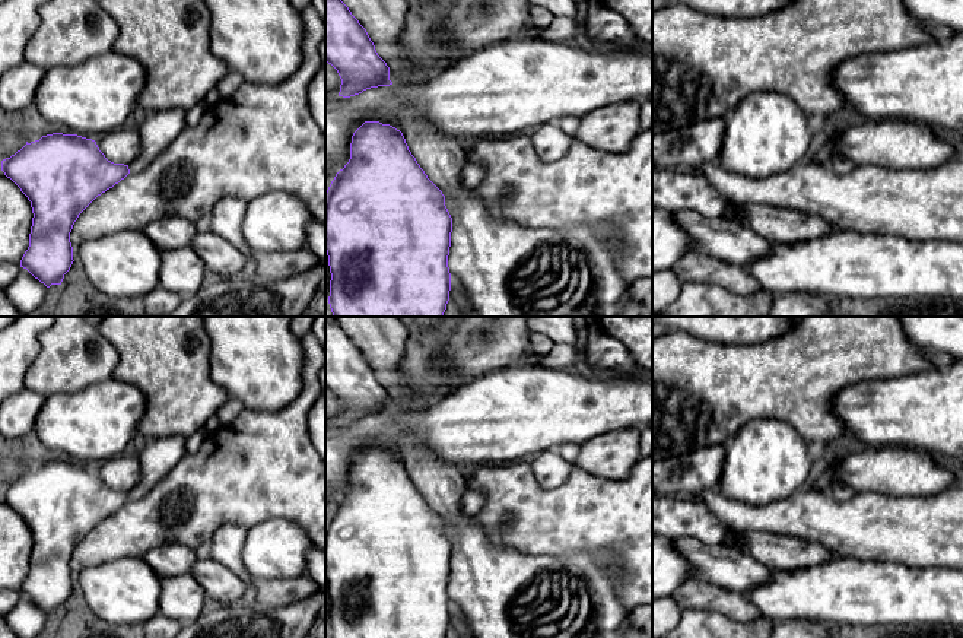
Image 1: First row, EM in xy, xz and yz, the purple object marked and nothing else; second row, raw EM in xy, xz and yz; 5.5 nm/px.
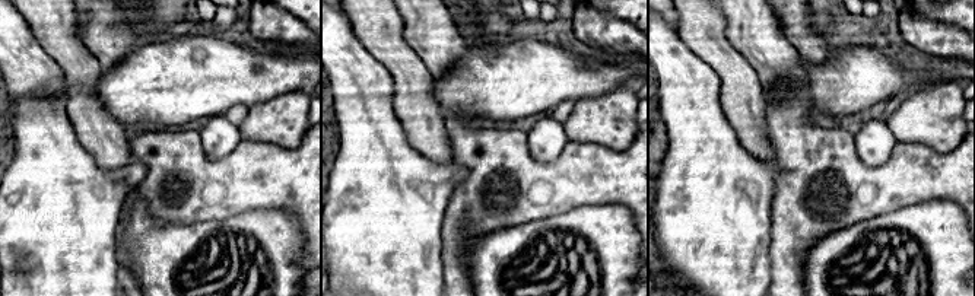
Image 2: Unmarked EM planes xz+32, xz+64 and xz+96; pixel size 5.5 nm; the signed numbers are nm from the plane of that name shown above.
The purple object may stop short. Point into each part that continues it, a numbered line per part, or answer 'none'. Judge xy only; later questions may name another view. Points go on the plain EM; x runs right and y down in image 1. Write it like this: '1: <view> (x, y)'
1: xy (159, 456)

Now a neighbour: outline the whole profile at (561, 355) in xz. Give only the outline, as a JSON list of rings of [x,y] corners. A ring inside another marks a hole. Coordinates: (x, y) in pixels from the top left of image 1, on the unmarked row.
[[[553,342],[550,352],[541,358],[541,365],[552,369],[565,369],[575,364],[582,362],[584,362],[582,350],[556,342]]]

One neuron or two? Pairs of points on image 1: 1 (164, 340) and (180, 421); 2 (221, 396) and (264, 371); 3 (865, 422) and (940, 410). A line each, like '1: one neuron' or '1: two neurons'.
1: one neuron
2: two neurons
3: one neuron

